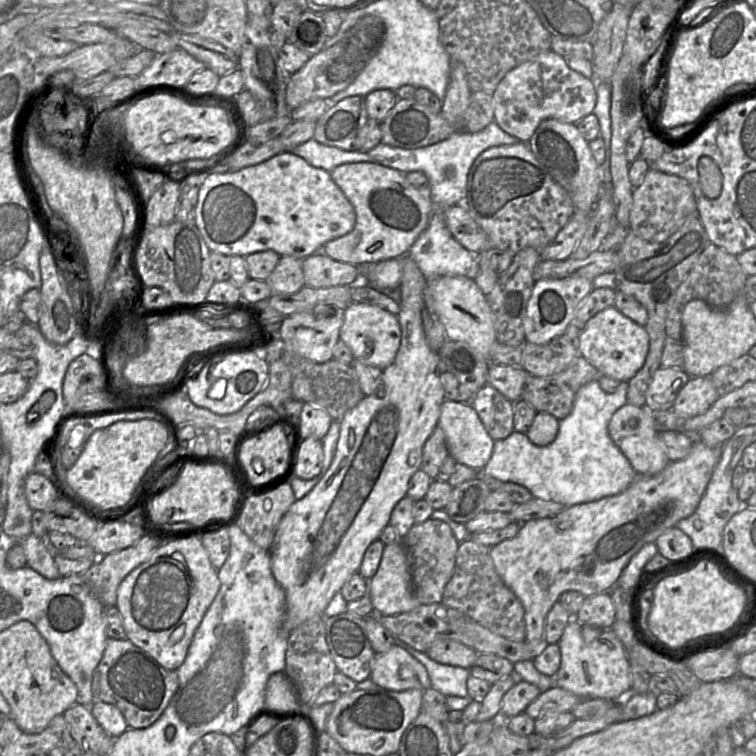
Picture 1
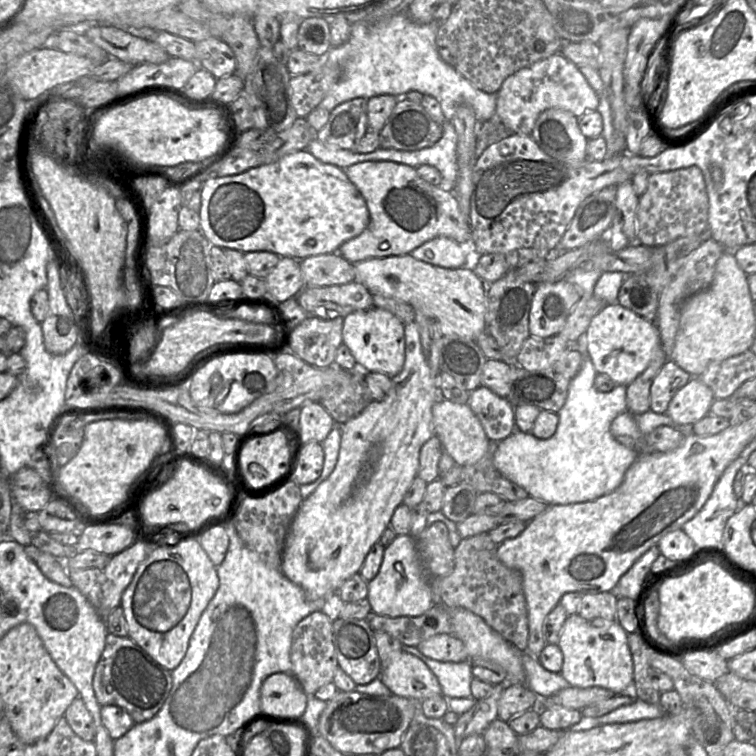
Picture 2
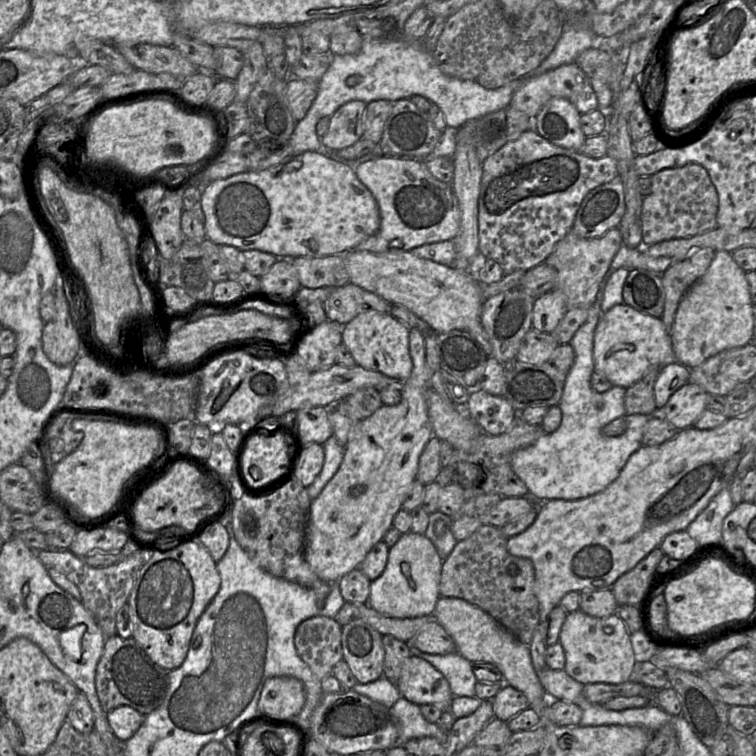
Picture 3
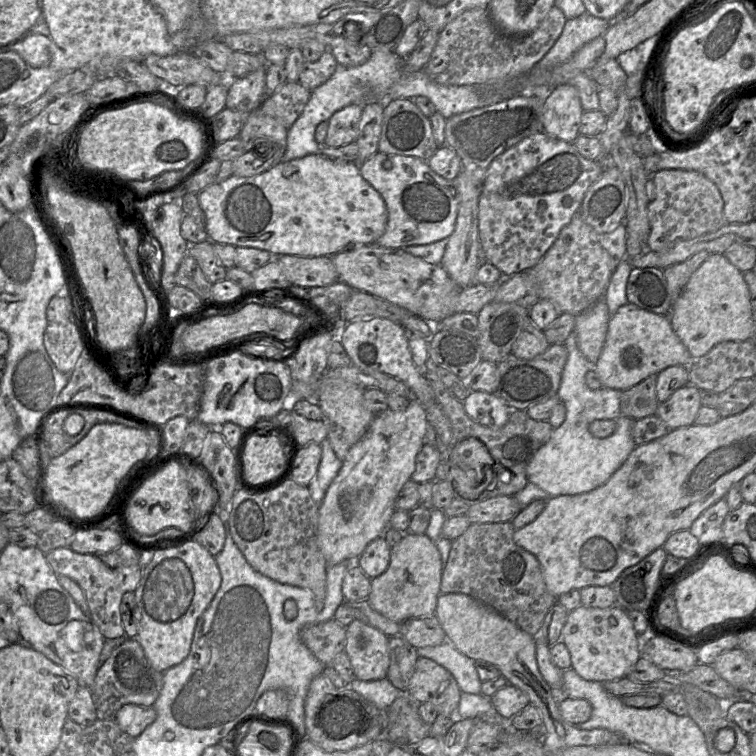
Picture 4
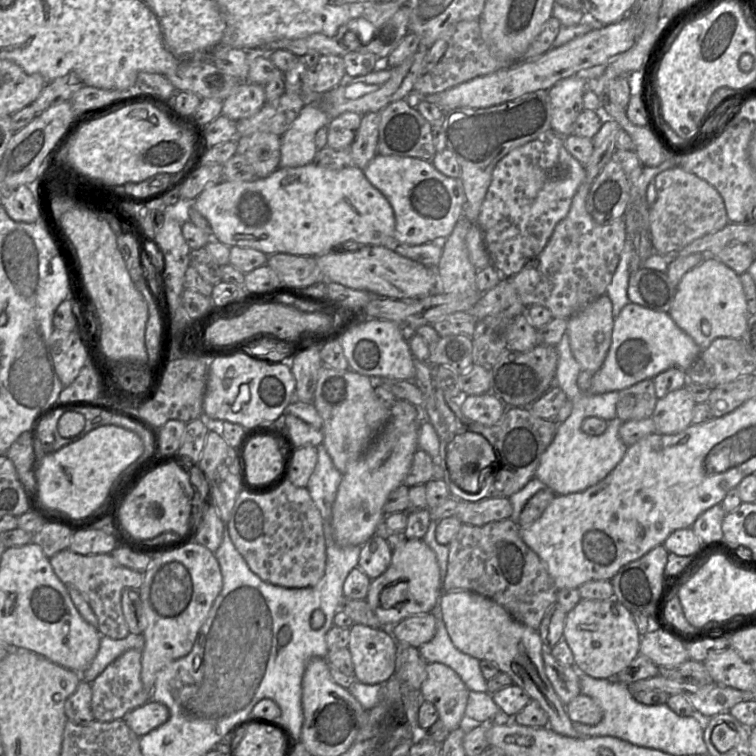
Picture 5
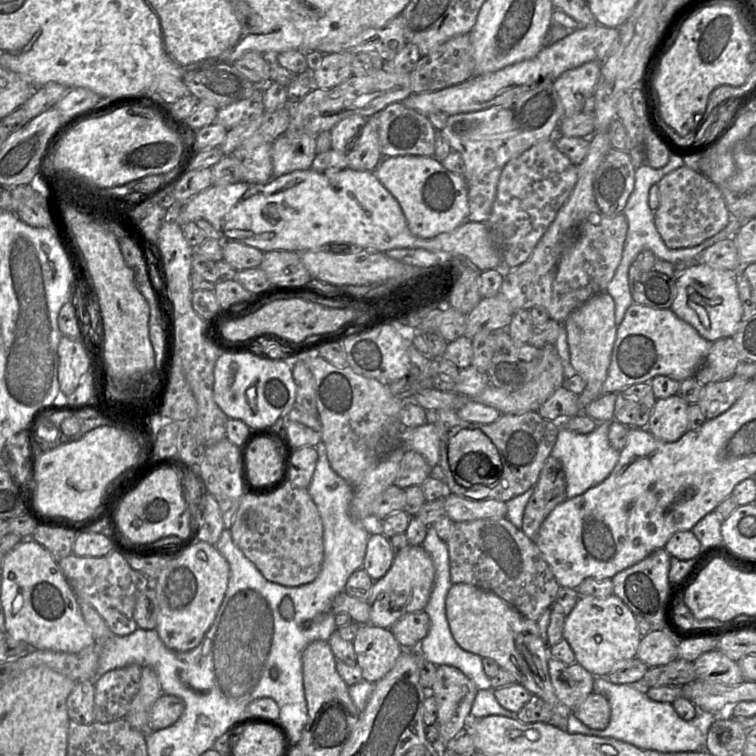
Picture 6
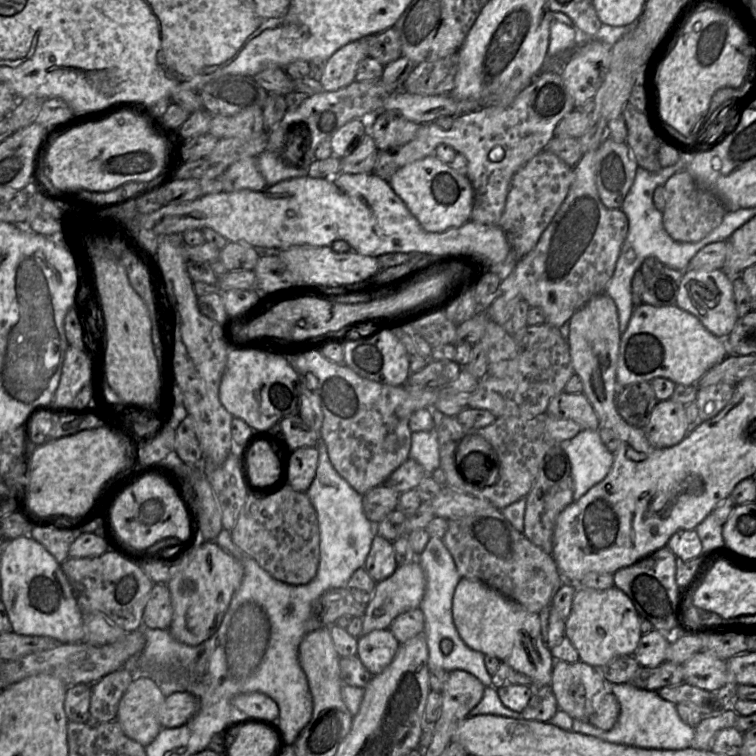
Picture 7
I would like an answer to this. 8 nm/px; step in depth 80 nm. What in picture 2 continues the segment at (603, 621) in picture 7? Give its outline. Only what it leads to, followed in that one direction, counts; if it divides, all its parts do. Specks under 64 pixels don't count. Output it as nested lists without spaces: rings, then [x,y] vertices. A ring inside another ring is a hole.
[[[579,614],[569,615],[557,644],[563,654],[560,674],[571,687],[601,687],[616,695],[631,689],[633,661],[628,645],[628,633],[616,620],[603,627],[594,627]]]

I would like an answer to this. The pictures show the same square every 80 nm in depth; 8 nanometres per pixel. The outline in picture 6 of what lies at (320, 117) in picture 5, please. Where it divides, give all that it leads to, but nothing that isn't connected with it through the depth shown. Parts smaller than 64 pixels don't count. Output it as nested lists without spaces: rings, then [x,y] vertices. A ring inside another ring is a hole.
[[[283,133],[271,145],[273,178],[308,170],[316,156],[316,137],[307,134],[289,137]]]

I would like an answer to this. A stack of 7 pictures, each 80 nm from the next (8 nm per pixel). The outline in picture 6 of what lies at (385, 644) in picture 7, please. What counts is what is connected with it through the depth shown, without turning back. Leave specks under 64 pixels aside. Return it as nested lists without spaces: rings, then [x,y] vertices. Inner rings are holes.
[[[372,624],[360,625],[352,642],[356,665],[361,668],[363,679],[373,684],[394,667],[404,650],[391,629]]]

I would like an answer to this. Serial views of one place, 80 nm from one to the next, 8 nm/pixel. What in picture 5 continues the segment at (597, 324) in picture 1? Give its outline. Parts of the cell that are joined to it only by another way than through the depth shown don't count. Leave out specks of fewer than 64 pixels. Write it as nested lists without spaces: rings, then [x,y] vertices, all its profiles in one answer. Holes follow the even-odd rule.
[[[629,302],[614,319],[611,345],[603,365],[593,374],[587,392],[601,394],[621,391],[674,367],[687,371],[701,351],[693,338],[677,326],[668,312]]]

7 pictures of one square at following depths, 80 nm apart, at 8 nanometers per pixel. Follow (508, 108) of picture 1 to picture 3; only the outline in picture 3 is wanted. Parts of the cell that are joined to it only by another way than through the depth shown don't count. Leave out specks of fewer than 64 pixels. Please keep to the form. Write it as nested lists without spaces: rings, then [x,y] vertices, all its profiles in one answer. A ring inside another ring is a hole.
[[[564,64],[545,73],[526,78],[515,90],[509,106],[535,119],[540,109],[554,97],[568,99],[581,114],[589,113],[599,107],[590,78],[576,64]]]

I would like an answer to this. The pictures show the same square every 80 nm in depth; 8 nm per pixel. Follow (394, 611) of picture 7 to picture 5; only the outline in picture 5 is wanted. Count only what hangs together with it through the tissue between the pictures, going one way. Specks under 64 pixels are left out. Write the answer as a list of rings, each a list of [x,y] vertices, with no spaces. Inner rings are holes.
[[[407,539],[401,547],[392,551],[391,563],[387,570],[371,580],[366,601],[383,626],[382,628],[392,628],[407,617],[430,613],[439,601],[441,593],[439,565],[435,552],[423,539]]]

